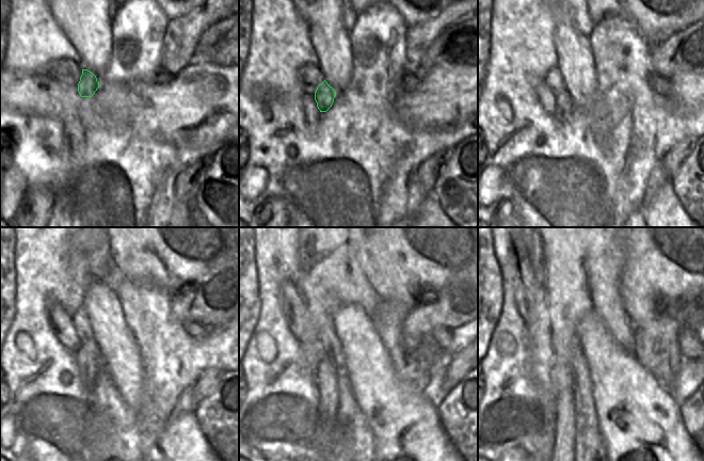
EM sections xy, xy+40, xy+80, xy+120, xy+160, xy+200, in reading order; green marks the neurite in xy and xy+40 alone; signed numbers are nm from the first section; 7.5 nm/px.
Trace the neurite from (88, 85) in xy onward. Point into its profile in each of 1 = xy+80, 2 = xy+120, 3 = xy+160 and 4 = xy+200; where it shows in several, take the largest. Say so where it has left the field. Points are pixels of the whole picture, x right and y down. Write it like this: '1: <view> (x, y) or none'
1: xy+80 (564, 105)
2: xy+120 (90, 361)
3: xy+160 (326, 379)
4: xy+200 (565, 419)

